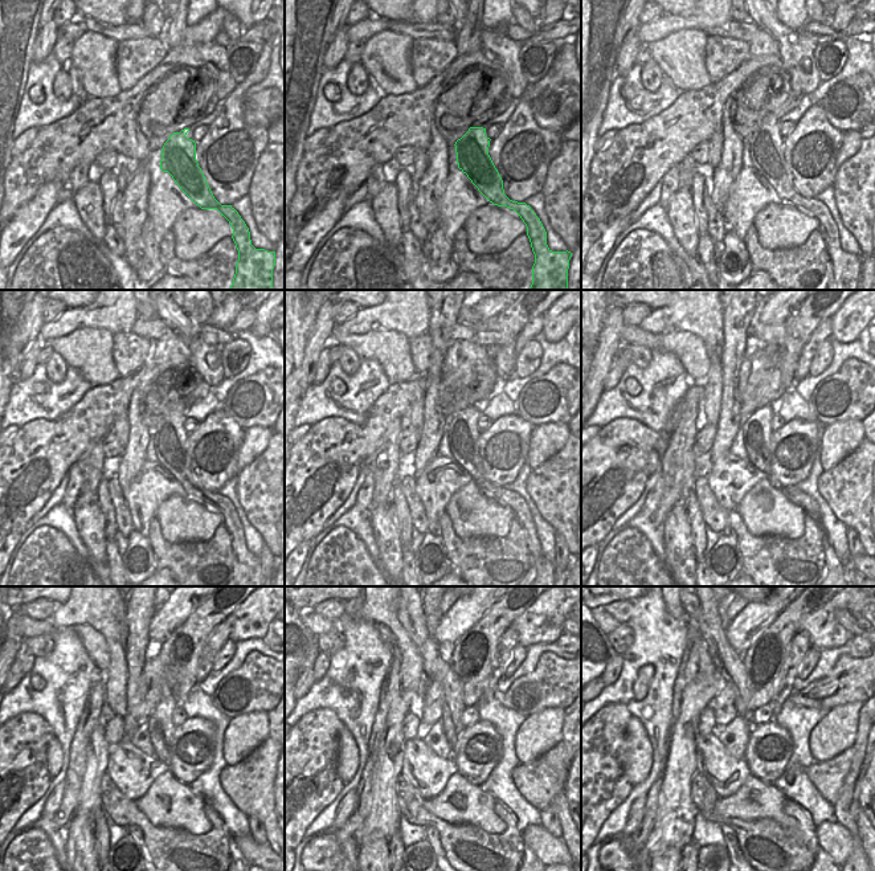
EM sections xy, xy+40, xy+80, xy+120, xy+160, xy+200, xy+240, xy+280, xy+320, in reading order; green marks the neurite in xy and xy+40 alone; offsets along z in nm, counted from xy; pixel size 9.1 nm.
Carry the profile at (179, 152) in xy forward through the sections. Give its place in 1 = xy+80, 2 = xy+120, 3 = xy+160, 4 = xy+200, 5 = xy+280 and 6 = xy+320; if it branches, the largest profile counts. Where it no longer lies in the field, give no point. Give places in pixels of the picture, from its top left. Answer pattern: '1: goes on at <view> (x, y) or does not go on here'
1: goes on at xy+80 (765, 147)
2: goes on at xy+120 (170, 437)
3: goes on at xy+160 (462, 433)
4: goes on at xy+200 (756, 432)
5: goes on at xy+280 (411, 613)
6: goes on at xy+320 (728, 662)

